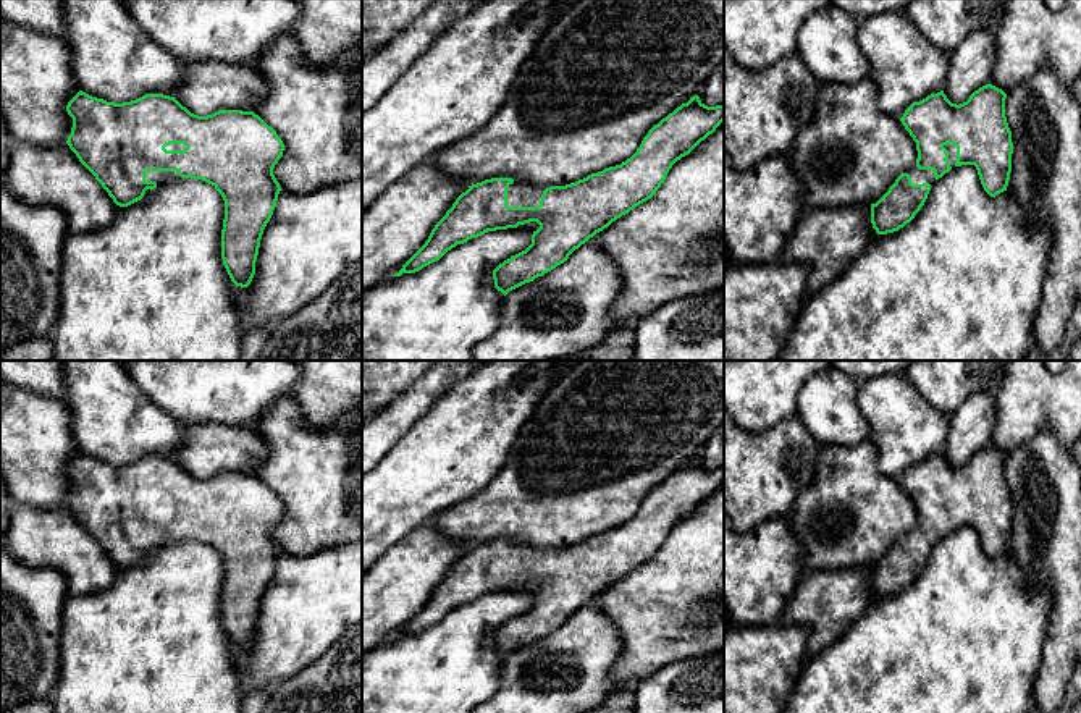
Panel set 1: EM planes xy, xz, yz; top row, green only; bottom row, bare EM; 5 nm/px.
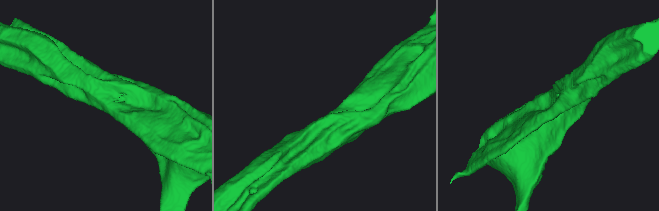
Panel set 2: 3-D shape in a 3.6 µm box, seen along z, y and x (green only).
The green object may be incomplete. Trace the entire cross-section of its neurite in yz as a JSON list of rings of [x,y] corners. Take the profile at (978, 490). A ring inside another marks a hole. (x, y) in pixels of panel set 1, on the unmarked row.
[[[986,446],[960,467],[952,466],[944,453],[913,464],[900,480],[916,504],[916,525],[902,535],[889,553],[871,566],[871,585],[877,597],[898,593],[910,585],[924,567],[932,546],[955,529],[974,527],[984,553],[995,559],[1007,553],[1012,535],[1012,493],[1005,479],[1007,456]]]

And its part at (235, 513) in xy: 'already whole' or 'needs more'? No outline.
needs more

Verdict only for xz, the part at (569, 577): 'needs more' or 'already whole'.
needs more

